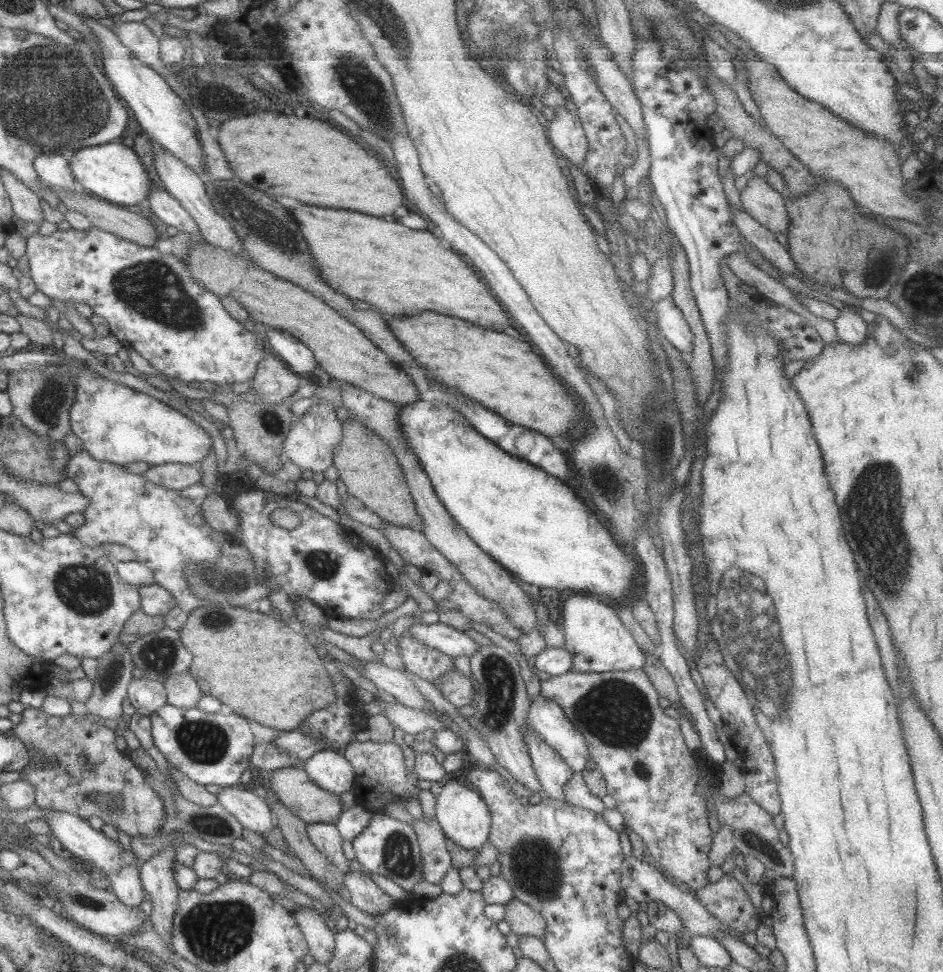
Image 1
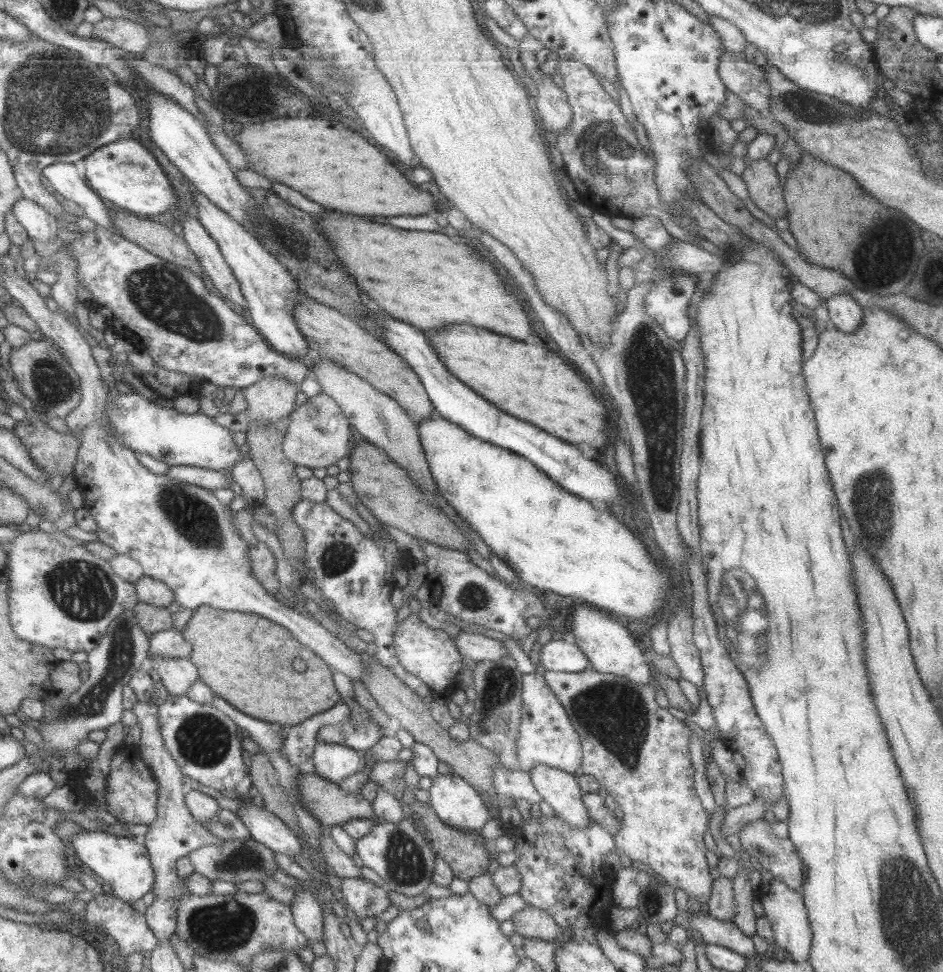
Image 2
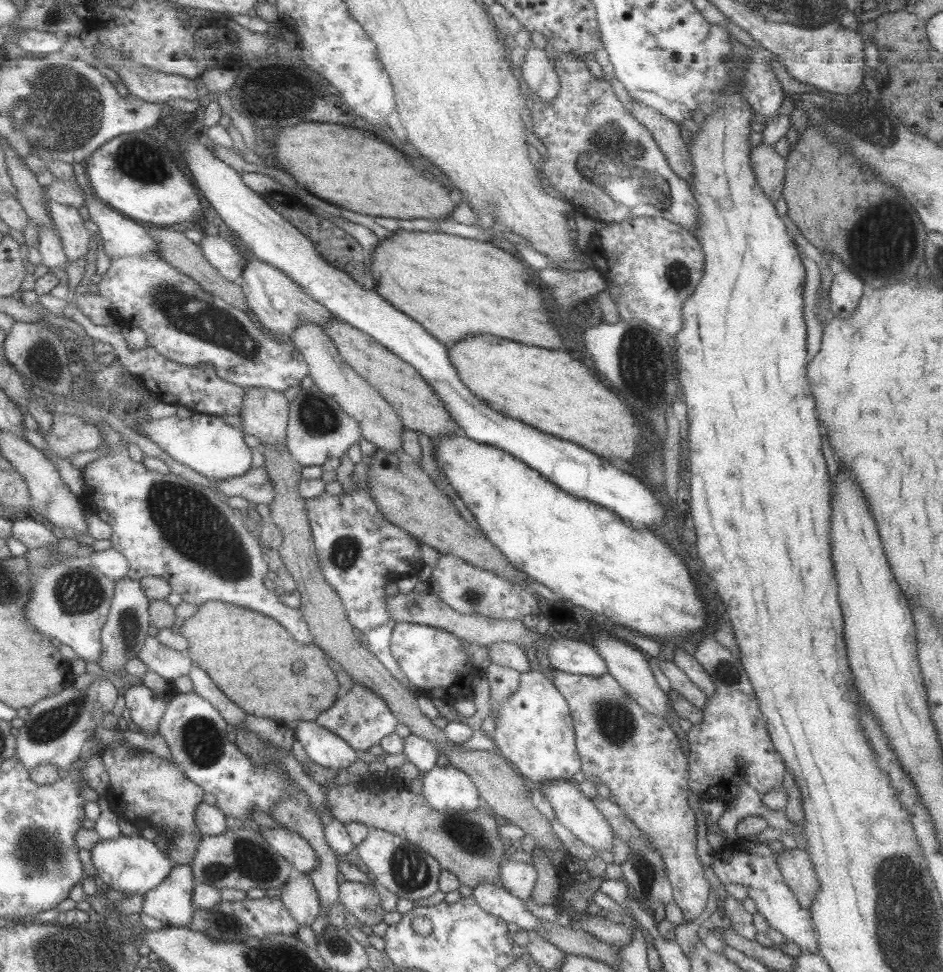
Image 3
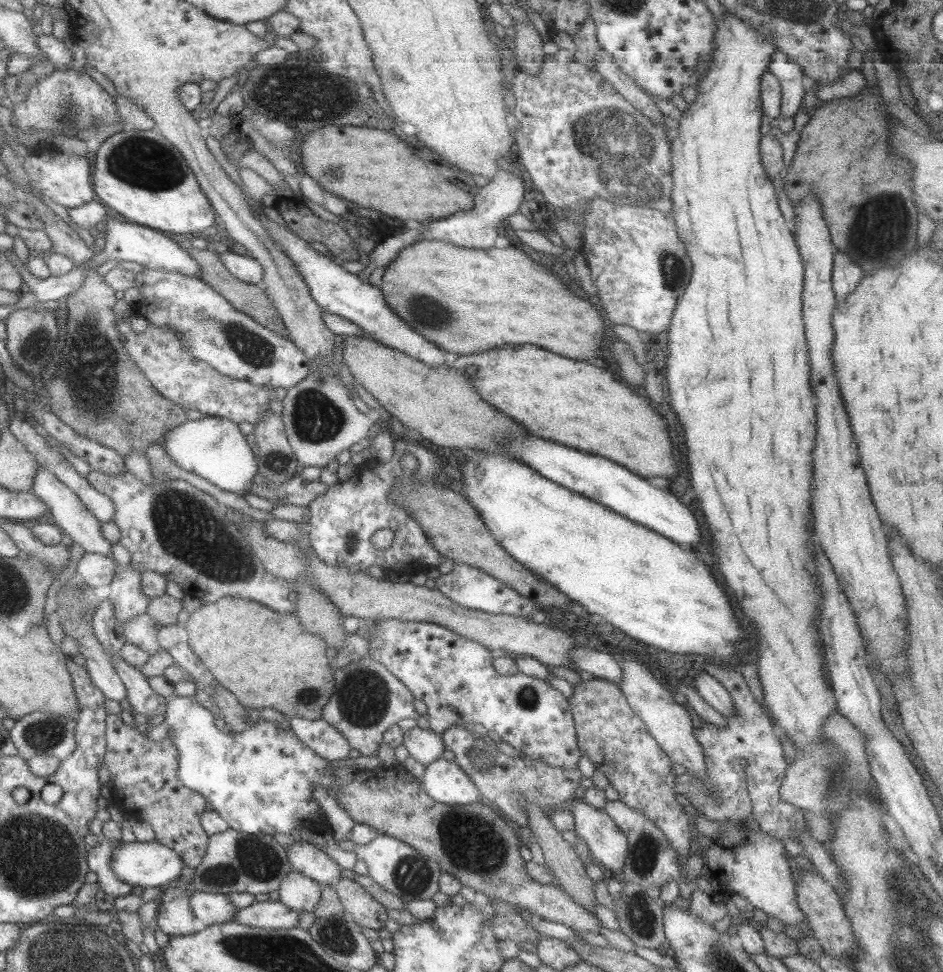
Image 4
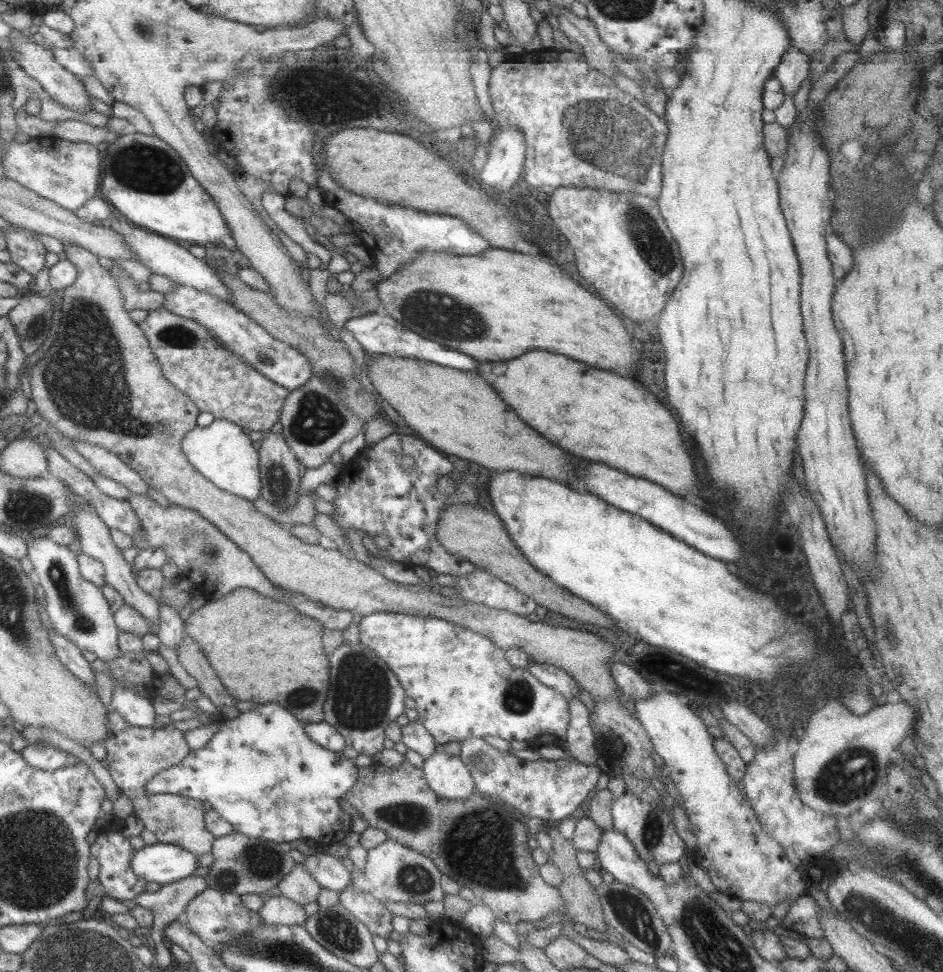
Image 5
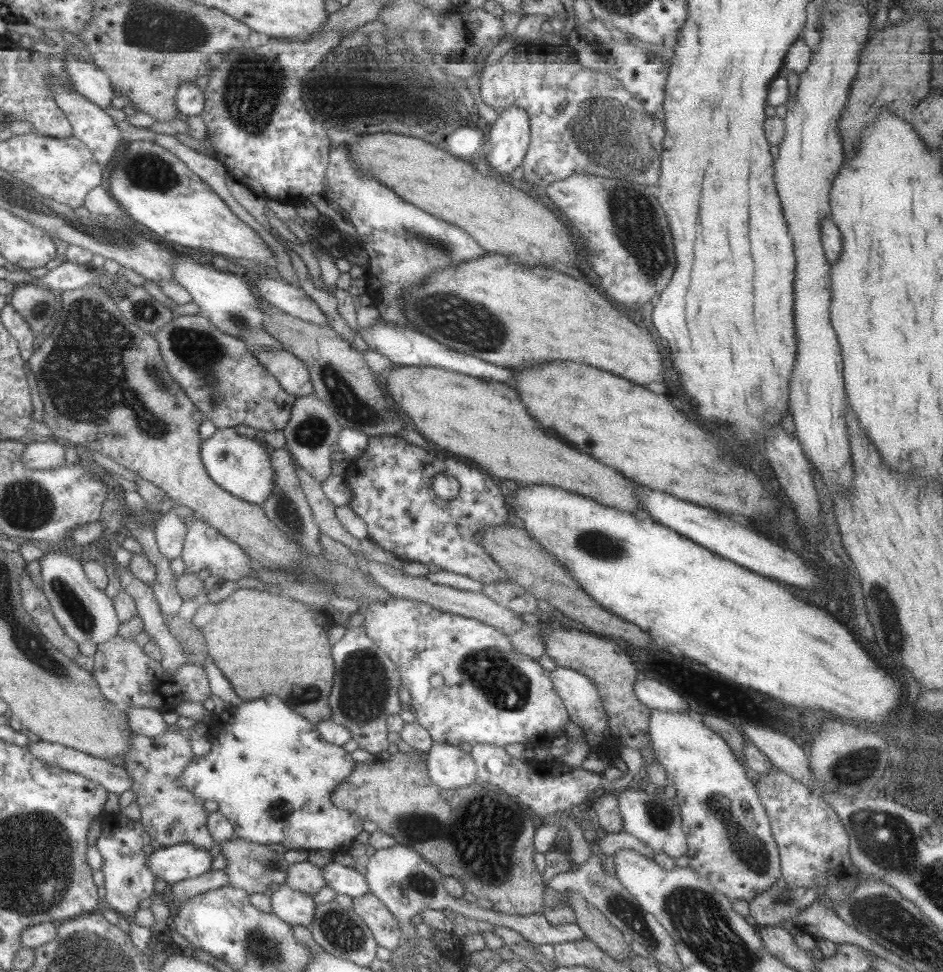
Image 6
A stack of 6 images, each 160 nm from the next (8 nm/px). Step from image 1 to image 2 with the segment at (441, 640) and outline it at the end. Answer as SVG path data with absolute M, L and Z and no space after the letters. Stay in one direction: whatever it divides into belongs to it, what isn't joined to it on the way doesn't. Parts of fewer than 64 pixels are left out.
M460 630L451 639L457 652L462 657L470 658L475 662L479 662L479 660L496 662L502 656L508 655L501 642L485 637L481 633Z

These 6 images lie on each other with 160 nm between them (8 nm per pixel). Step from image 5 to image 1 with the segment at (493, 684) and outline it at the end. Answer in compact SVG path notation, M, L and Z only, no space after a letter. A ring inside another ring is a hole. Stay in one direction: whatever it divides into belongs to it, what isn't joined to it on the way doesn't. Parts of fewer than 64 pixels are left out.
M406 631L401 635L398 652L405 670L429 683L440 674L455 669L451 656L447 656L435 648L425 646ZM539 693L539 697L530 702L527 724L533 734L541 736L541 741L545 741L573 773L581 773L585 769L587 760L590 760L587 743L557 703Z

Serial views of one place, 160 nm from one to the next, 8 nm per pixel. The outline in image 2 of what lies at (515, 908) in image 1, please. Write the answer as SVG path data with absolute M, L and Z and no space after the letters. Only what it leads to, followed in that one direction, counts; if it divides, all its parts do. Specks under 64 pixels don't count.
M526 905L515 912L512 917L514 932L525 938L554 942L562 938L561 929L557 923L537 907Z

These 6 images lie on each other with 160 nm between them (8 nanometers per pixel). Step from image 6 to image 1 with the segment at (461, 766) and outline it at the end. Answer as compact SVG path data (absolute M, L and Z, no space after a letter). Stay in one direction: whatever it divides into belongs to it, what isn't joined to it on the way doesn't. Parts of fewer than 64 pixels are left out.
M452 776L441 782L441 790L434 805L434 815L444 836L461 848L478 850L487 843L491 822L488 806L477 791L465 787Z

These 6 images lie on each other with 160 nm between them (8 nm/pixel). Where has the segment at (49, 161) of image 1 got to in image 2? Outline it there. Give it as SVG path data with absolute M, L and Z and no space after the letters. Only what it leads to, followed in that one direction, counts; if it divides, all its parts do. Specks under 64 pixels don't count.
M54 162L44 168L43 174L49 180L55 193L61 194L63 198L80 206L84 210L84 216L92 220L95 225L105 227L116 234L108 217L106 207L108 203L88 187L86 179L77 174L73 163Z

